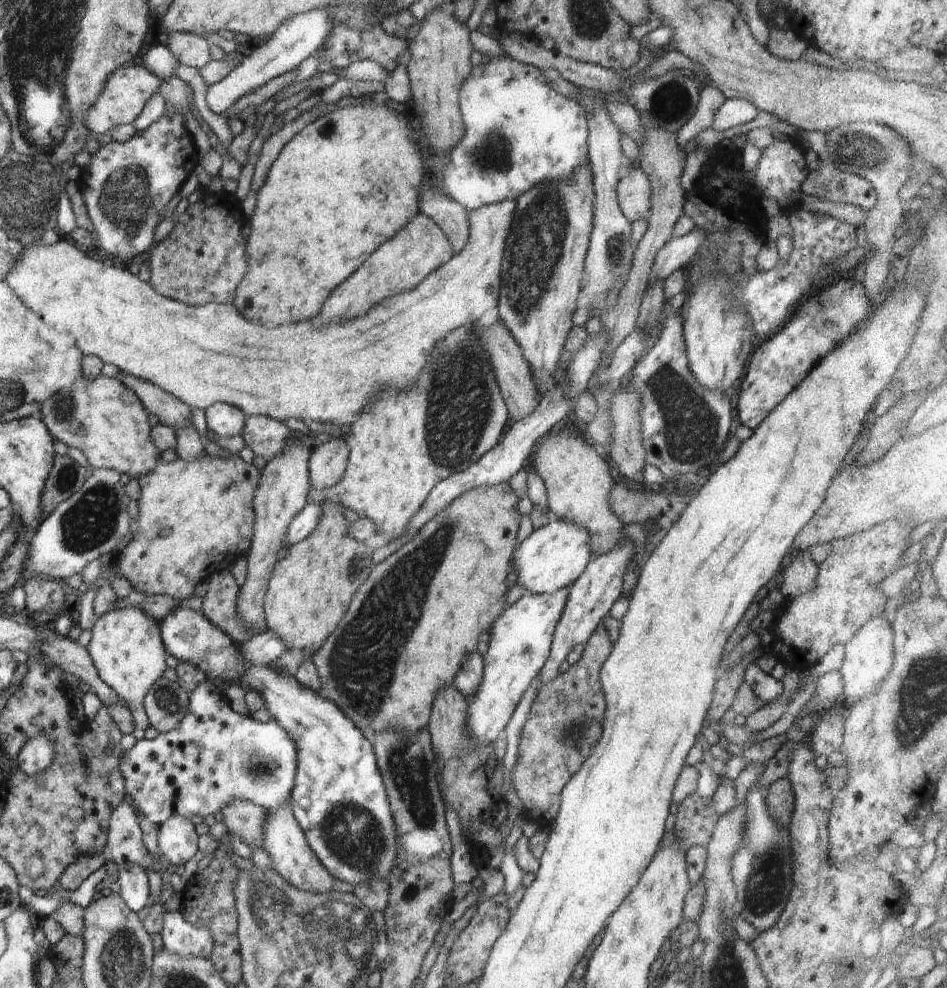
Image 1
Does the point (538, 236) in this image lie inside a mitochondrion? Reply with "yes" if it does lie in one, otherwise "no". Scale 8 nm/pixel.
yes

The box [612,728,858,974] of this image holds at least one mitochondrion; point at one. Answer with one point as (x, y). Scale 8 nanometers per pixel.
(765, 887)

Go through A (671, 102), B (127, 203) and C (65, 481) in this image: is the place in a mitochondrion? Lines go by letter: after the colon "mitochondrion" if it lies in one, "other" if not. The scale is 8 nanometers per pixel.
A: mitochondrion
B: mitochondrion
C: mitochondrion

